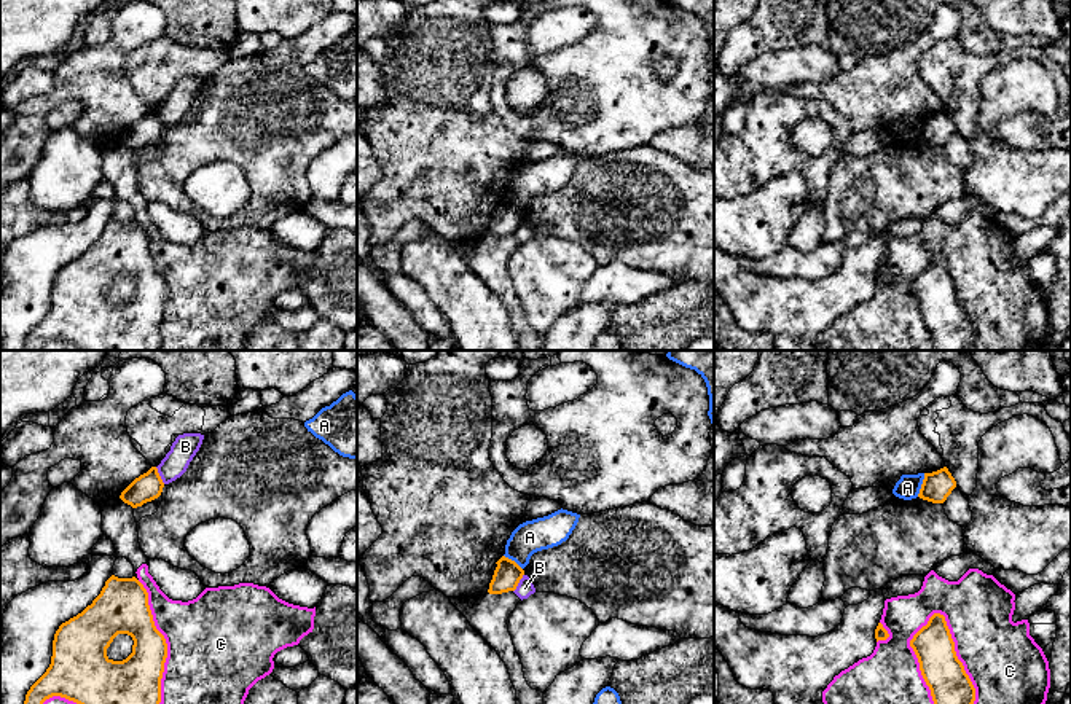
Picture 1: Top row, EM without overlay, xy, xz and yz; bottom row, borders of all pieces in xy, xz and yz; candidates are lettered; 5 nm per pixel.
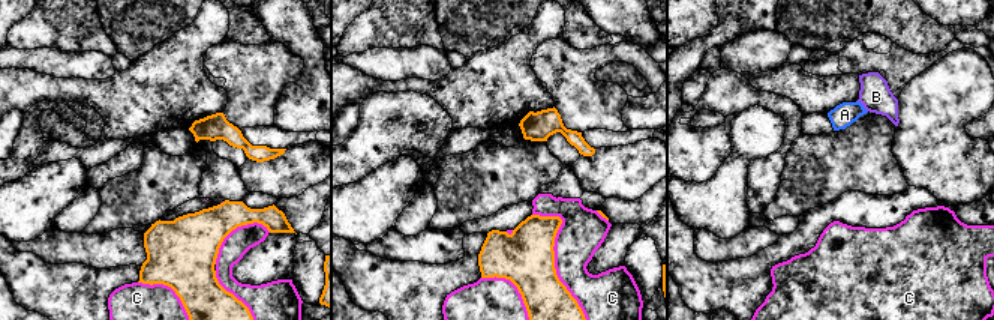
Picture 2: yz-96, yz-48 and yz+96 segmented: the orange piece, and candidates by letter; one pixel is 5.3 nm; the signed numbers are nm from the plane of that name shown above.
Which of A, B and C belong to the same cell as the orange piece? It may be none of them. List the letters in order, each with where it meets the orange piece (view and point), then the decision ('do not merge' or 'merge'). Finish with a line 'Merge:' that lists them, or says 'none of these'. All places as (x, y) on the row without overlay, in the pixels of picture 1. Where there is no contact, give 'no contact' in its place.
A: meets orange in yz at (921, 128); do not merge
B: meets orange in xy at (158, 118); do not merge
C: meets orange in yz at (957, 300); do not merge
Merge: none of these

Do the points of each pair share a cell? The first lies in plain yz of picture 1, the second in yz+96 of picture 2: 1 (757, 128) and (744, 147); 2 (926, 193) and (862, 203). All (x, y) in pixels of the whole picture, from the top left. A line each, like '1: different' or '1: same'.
1: different
2: different

